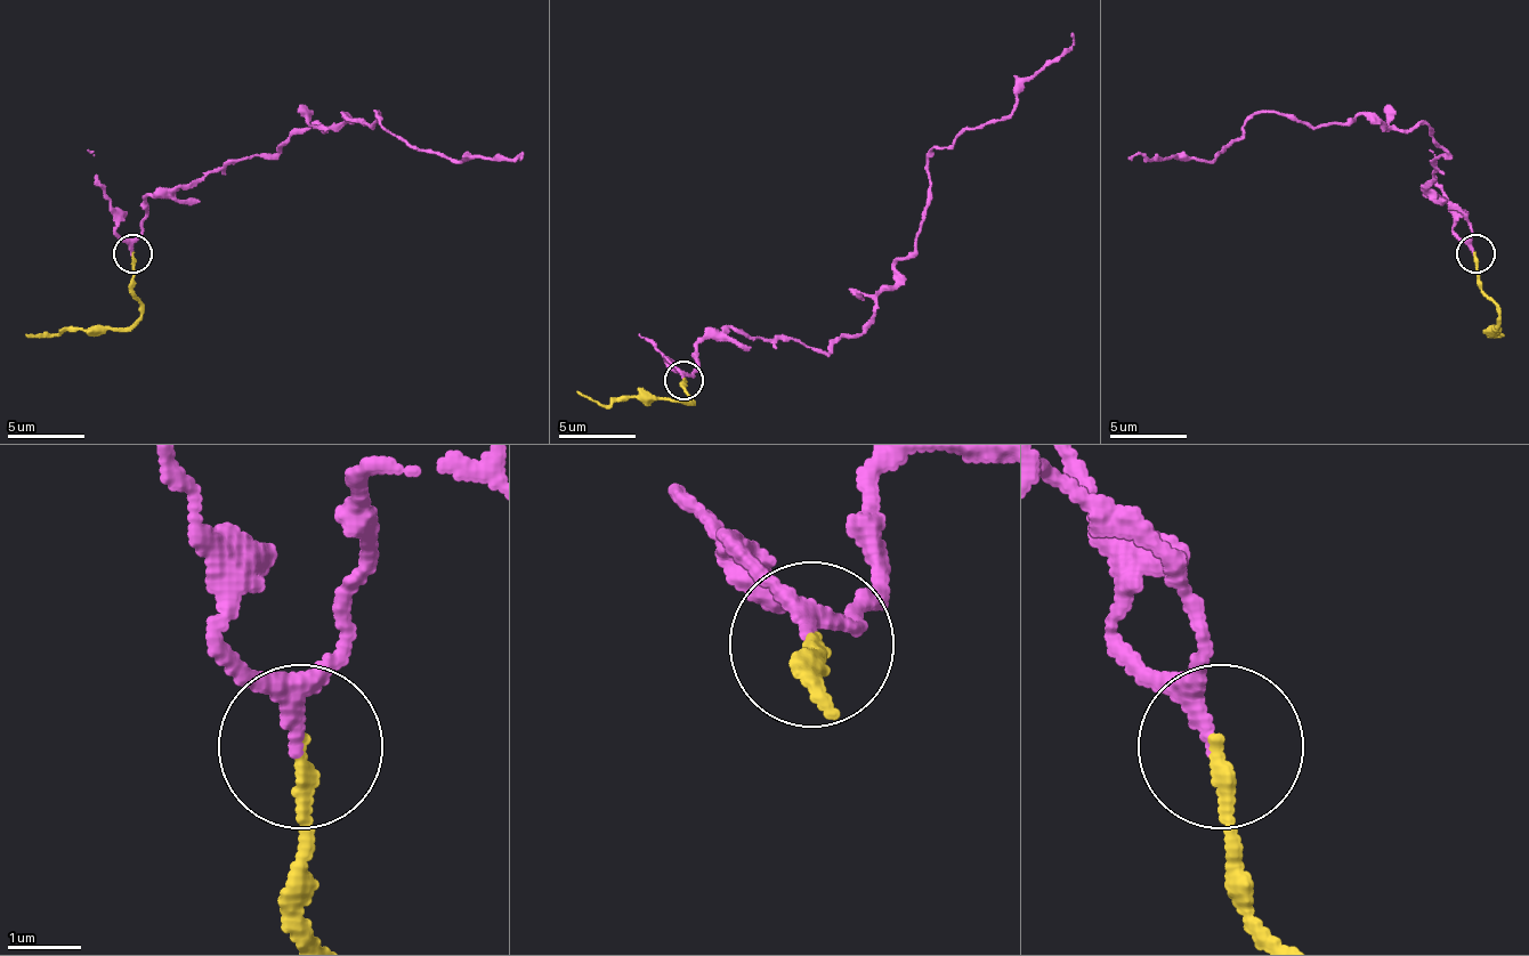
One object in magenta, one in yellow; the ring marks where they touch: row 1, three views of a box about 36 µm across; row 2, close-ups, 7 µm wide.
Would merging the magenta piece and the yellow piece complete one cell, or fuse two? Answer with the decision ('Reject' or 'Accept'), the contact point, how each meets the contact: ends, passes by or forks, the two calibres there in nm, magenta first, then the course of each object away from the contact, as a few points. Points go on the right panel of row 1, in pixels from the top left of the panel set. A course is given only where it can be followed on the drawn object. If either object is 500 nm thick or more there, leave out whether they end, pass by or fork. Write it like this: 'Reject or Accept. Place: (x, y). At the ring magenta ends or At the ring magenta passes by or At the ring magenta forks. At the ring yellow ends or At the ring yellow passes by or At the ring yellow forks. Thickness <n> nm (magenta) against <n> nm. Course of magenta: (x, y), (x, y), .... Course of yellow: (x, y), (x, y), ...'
Accept. Place: (1475, 253). At the ring magenta passes by. At the ring yellow ends. Thickness 170 nm (magenta) against 200 nm. Course of magenta: (1474, 253), (1471, 221), (1428, 187), (1443, 156), (1424, 124), (1280, 113), (1253, 118), (1214, 160), (1129, 160). Course of yellow: (1474, 253), (1478, 288), (1497, 307), (1497, 326), (1494, 331), (1502, 334), (1486, 338)

